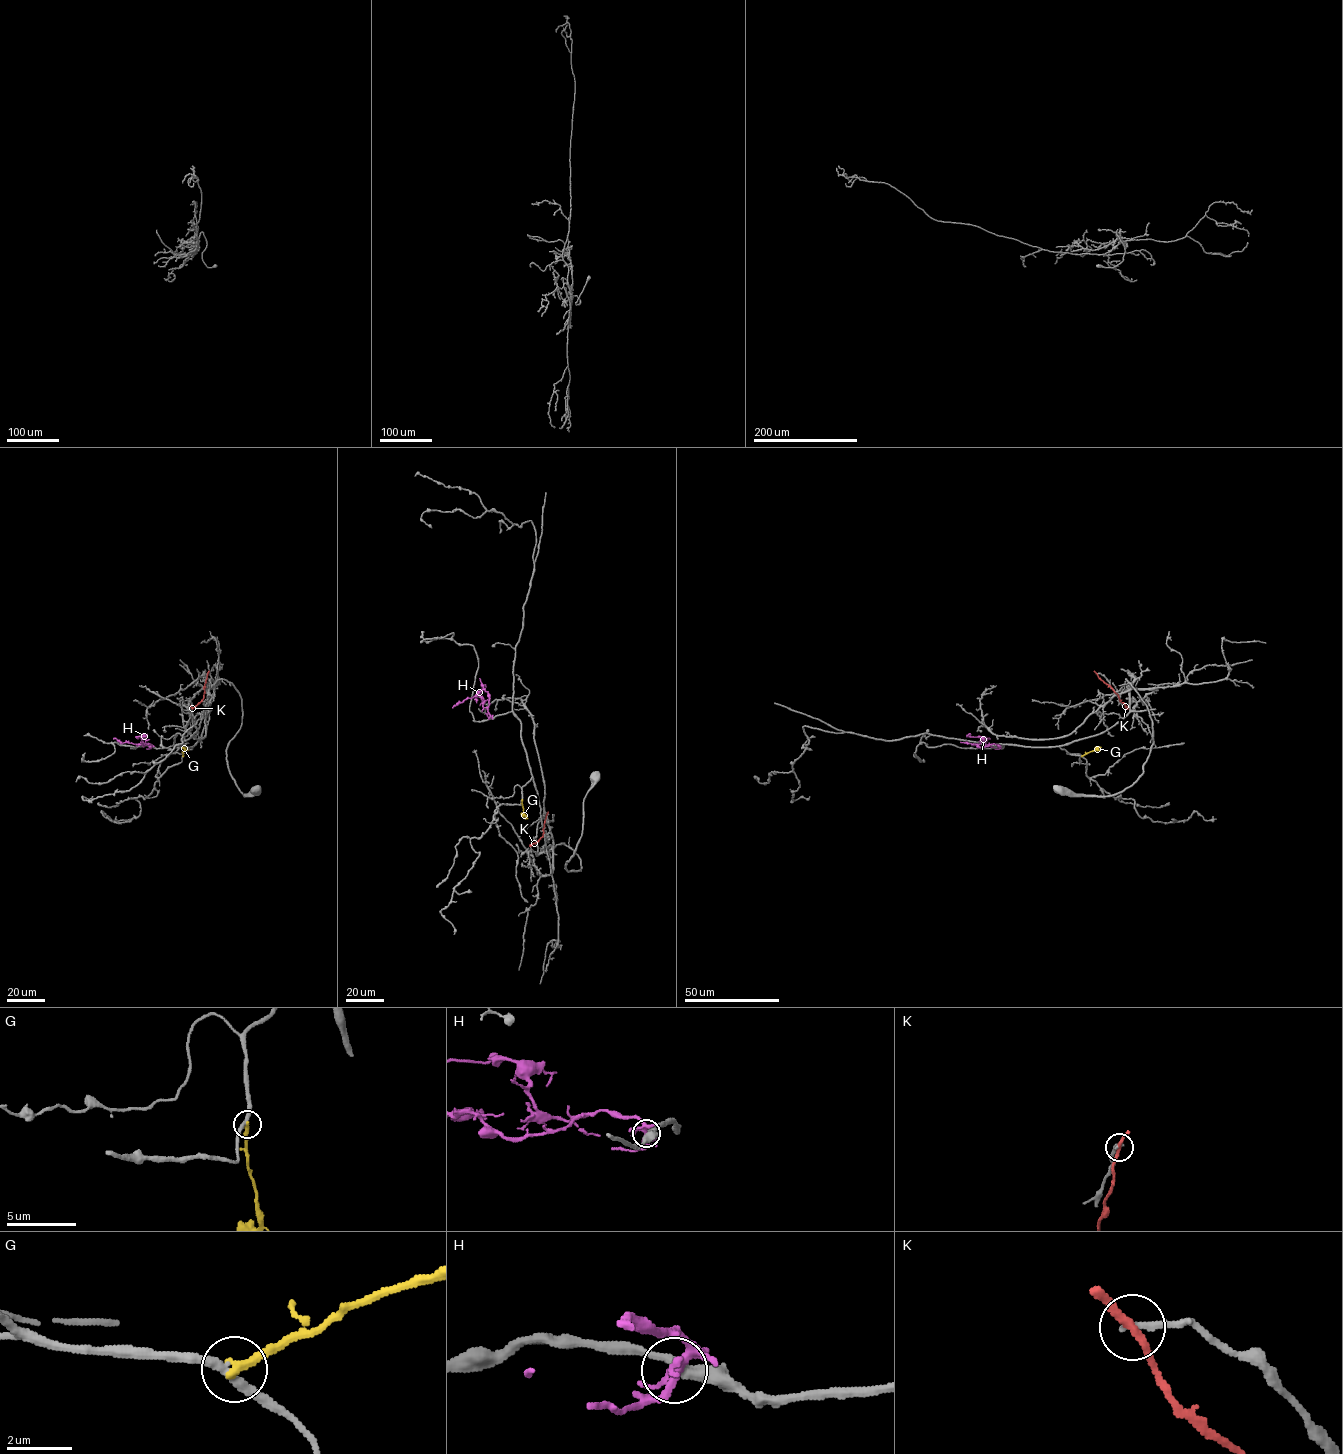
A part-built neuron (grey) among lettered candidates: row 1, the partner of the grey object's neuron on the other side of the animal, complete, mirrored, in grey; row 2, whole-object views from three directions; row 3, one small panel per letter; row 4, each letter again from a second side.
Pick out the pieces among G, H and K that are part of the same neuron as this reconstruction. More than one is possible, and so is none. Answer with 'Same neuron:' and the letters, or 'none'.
Same neuron: none

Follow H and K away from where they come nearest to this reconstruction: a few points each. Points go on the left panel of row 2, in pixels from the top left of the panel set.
H: (151, 746), (149, 744), (150, 747), (148, 744), (120, 743), (113, 738)
K: (207, 673), (203, 698), (194, 707), (190, 705)

